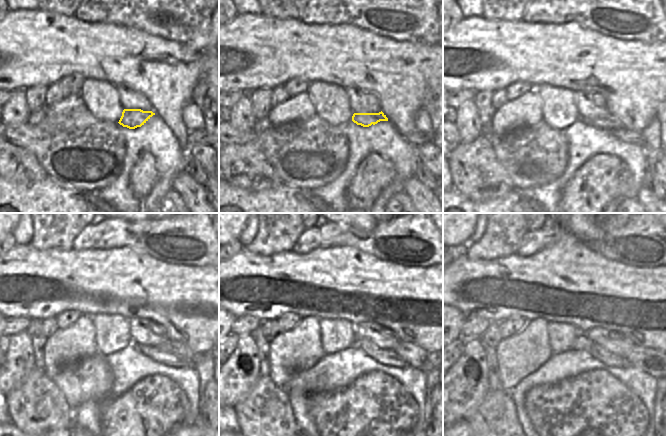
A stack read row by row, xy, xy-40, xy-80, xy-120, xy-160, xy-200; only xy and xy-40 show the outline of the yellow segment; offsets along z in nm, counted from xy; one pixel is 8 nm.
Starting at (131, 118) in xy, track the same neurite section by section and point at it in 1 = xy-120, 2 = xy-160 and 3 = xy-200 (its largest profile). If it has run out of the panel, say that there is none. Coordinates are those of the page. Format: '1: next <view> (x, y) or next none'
1: next xy-120 (175, 347)
2: next xy-160 (415, 356)
3: next xy-200 (644, 358)

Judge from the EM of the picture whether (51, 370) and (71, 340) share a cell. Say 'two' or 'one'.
one

